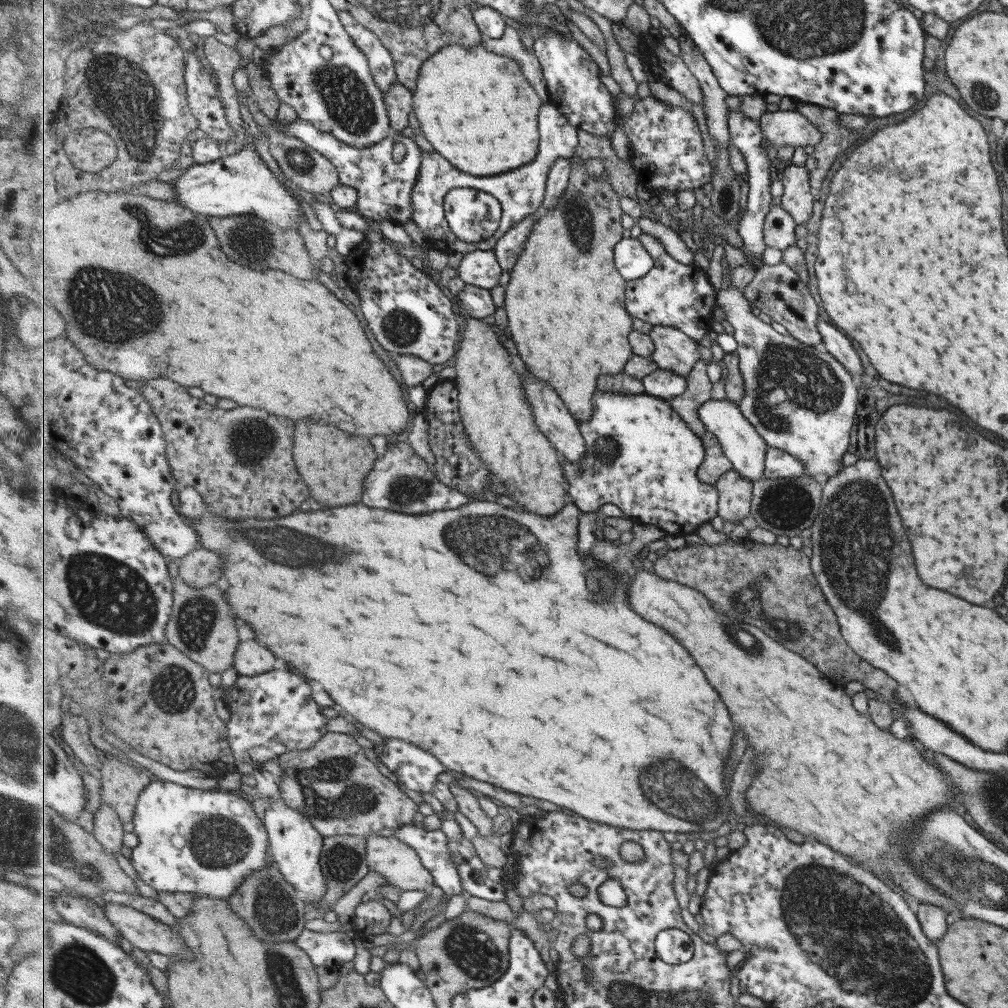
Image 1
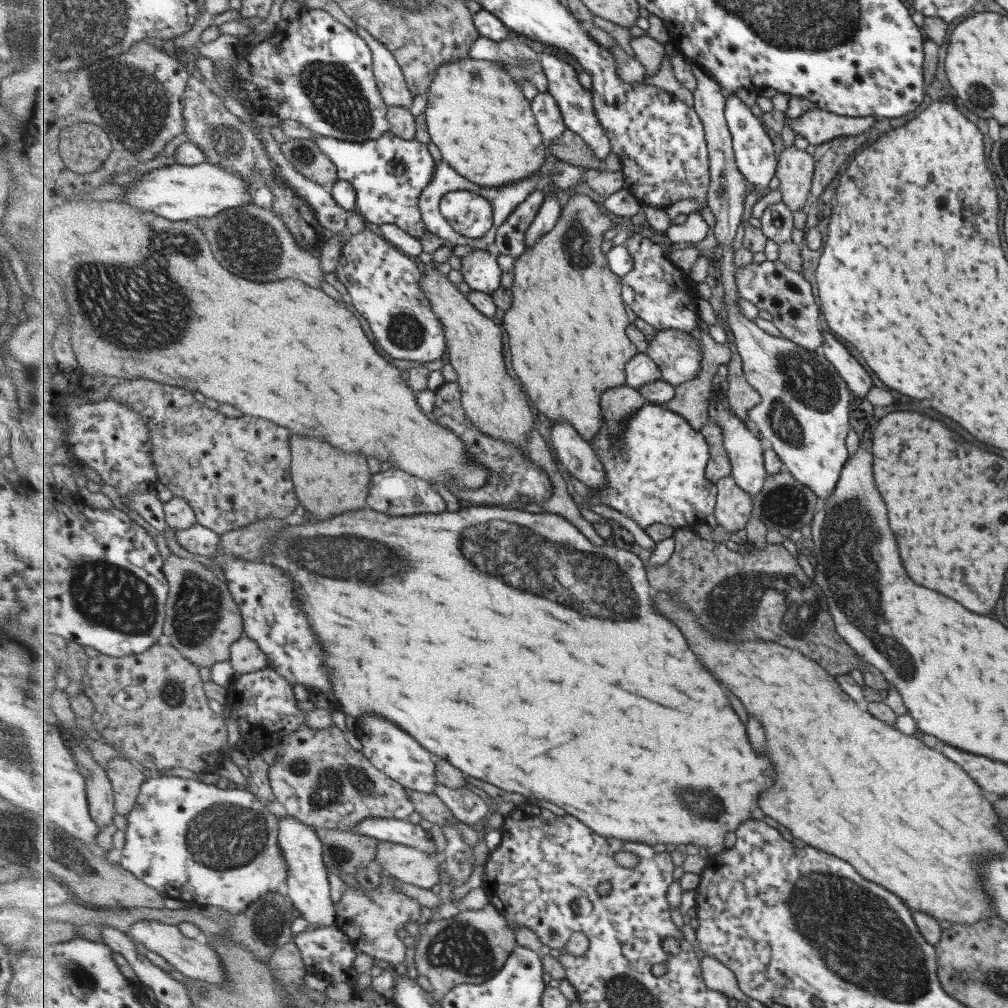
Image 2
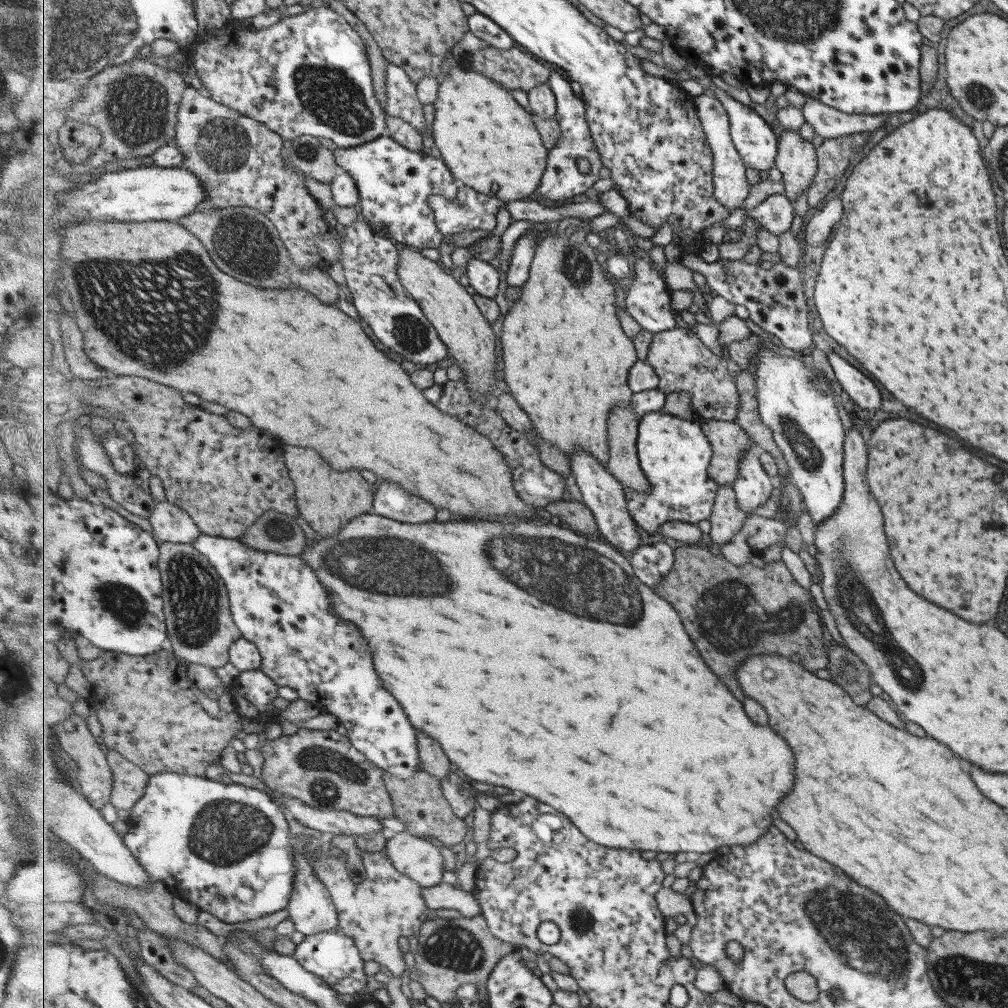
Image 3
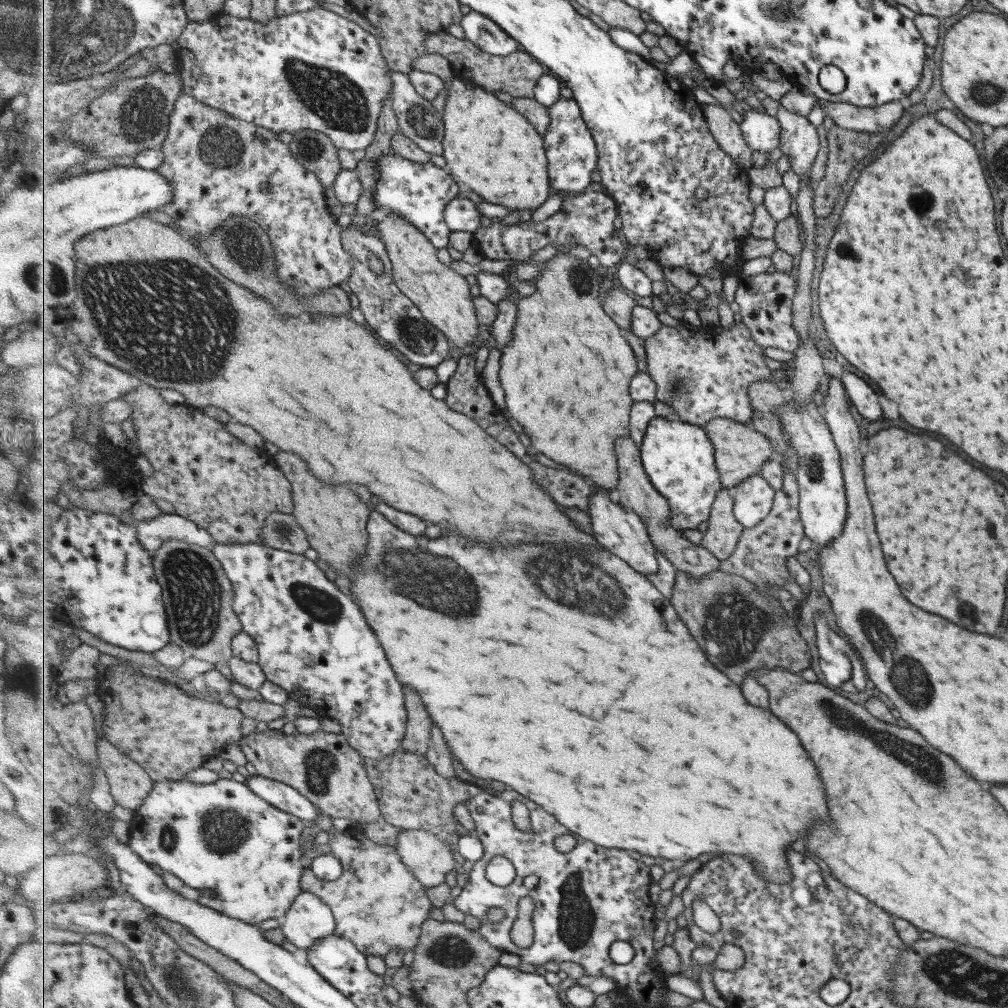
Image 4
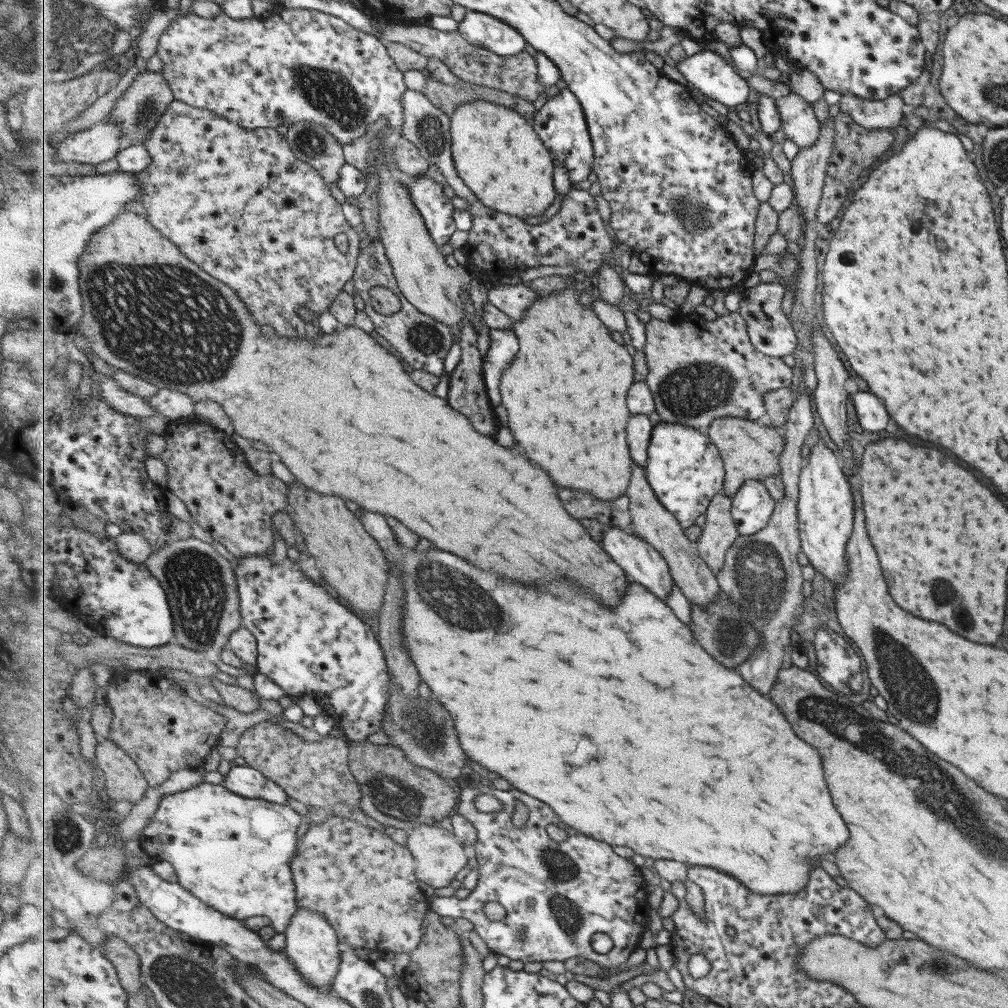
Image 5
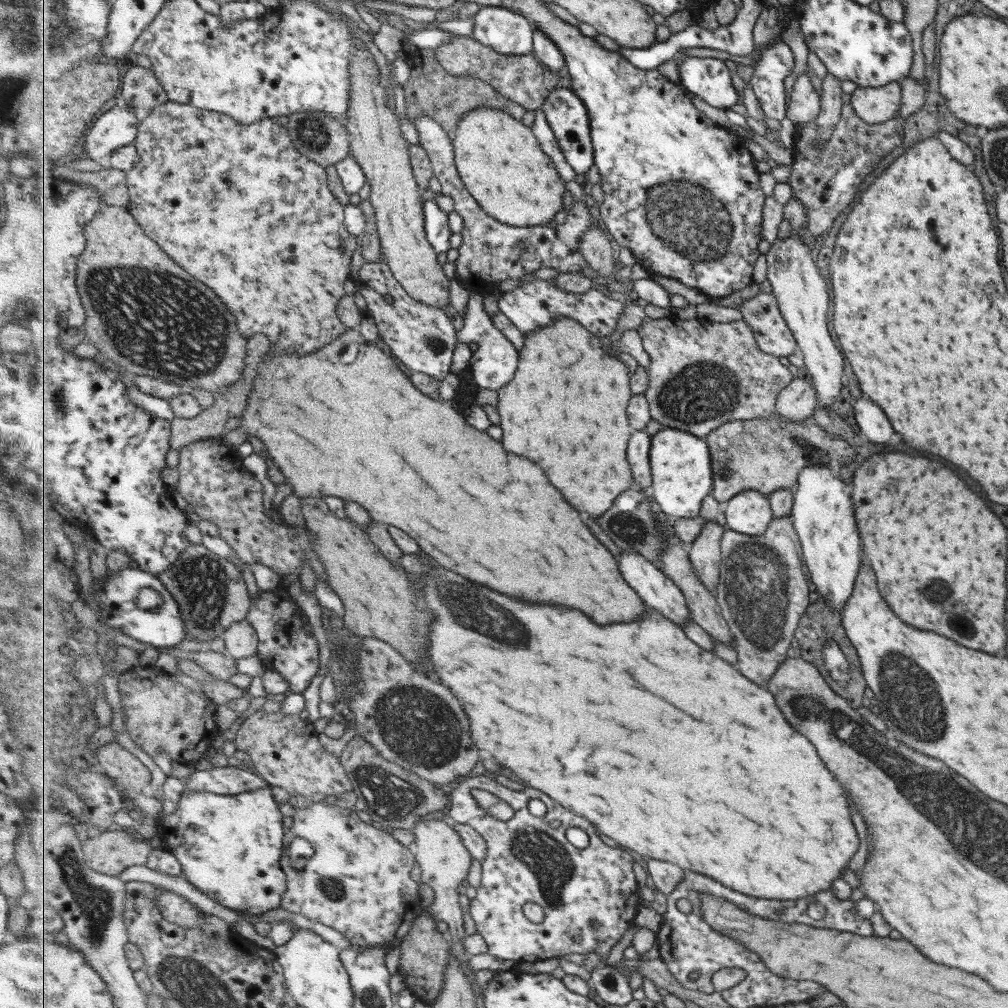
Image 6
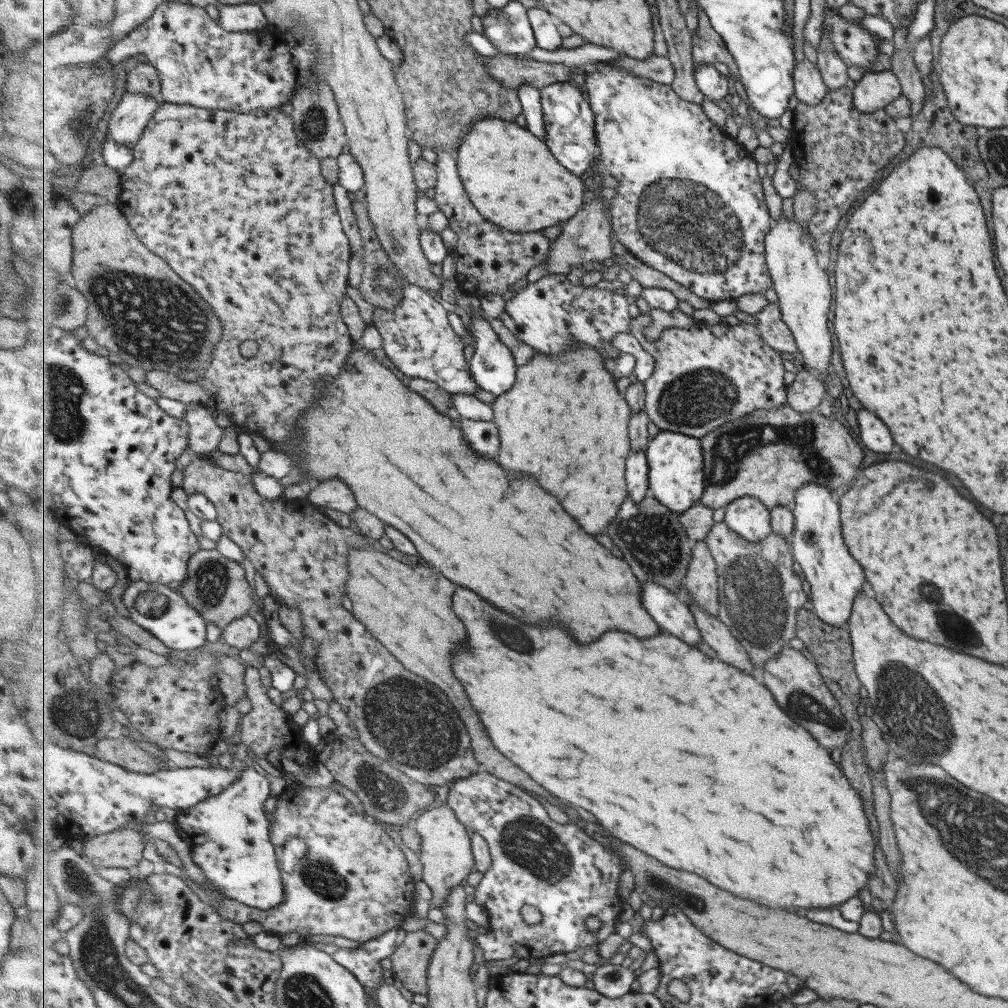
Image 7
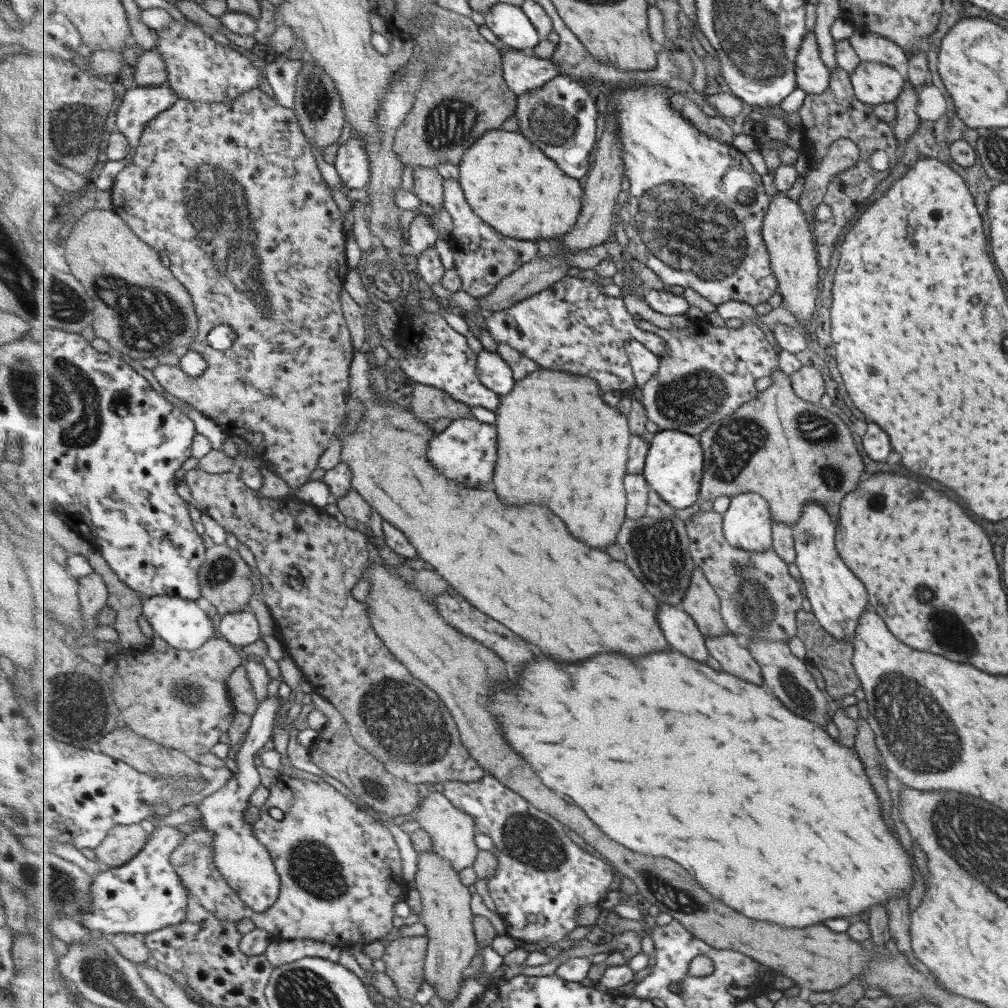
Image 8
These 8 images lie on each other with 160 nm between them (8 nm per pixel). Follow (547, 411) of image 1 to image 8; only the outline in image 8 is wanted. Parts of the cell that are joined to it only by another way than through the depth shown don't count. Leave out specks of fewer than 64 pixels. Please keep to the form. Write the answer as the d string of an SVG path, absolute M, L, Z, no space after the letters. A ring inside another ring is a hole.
M671 603L661 604L659 618L665 630L665 636L677 650L681 650L683 654L689 654L689 658L706 662L710 655L707 638L696 620L682 606Z

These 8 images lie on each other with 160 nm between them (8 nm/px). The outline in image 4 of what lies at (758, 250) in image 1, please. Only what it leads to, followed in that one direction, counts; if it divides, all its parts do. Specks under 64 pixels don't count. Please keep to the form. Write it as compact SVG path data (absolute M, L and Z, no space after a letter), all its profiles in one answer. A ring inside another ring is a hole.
M762 111L747 112L741 123L747 144L755 152L773 152L780 148L781 129L780 120Z

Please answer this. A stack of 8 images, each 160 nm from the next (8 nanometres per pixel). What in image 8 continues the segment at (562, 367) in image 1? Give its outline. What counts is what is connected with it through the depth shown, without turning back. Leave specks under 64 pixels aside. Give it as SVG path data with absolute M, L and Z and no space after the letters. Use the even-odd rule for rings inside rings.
M541 368L517 381L511 393L501 396L496 417L501 458L497 462L495 486L501 498L509 504L551 504L549 508L561 514L569 522L569 530L583 542L597 548L613 544L627 515L629 500L623 478L627 474L631 430L621 410L603 402L599 382L589 376Z

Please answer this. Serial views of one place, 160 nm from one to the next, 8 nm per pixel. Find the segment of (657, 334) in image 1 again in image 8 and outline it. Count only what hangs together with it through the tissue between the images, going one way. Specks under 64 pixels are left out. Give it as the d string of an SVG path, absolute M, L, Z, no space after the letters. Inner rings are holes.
M637 317L637 324L643 330L664 338L669 347L668 353L660 356L661 364L655 376L641 388L641 400L647 416L660 430L680 430L698 436L713 423L732 416L741 406L755 400L760 393L757 390L757 380L765 376L771 377L779 370L779 352L769 344L765 332L756 323L744 322L740 327L715 327L709 322L703 322L703 326L693 322L687 330L667 330Z

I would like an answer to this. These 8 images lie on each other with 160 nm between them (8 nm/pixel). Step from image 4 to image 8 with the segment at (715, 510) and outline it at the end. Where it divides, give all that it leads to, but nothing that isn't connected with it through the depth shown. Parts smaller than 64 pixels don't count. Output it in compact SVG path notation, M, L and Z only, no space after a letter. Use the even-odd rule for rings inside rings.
M696 566L692 577L689 592L681 602L682 608L696 620L705 638L731 634L722 617L720 595L709 583L708 575Z

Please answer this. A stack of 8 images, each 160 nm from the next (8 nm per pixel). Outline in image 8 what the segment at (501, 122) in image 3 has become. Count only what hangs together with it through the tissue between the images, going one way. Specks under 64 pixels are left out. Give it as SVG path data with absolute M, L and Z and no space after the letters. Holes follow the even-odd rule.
M495 129L481 136L473 148L465 151L459 164L459 181L473 210L509 238L559 239L573 228L584 208L584 189L577 179L567 176L519 130Z

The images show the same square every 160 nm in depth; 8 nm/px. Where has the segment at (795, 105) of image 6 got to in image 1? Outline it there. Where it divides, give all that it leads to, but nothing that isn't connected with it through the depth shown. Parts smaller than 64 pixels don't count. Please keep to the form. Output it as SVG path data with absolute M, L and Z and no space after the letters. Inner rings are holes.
M789 164L783 171L784 193L781 205L793 216L797 224L803 224L811 216L813 200L809 192L810 180L811 177L804 167Z

